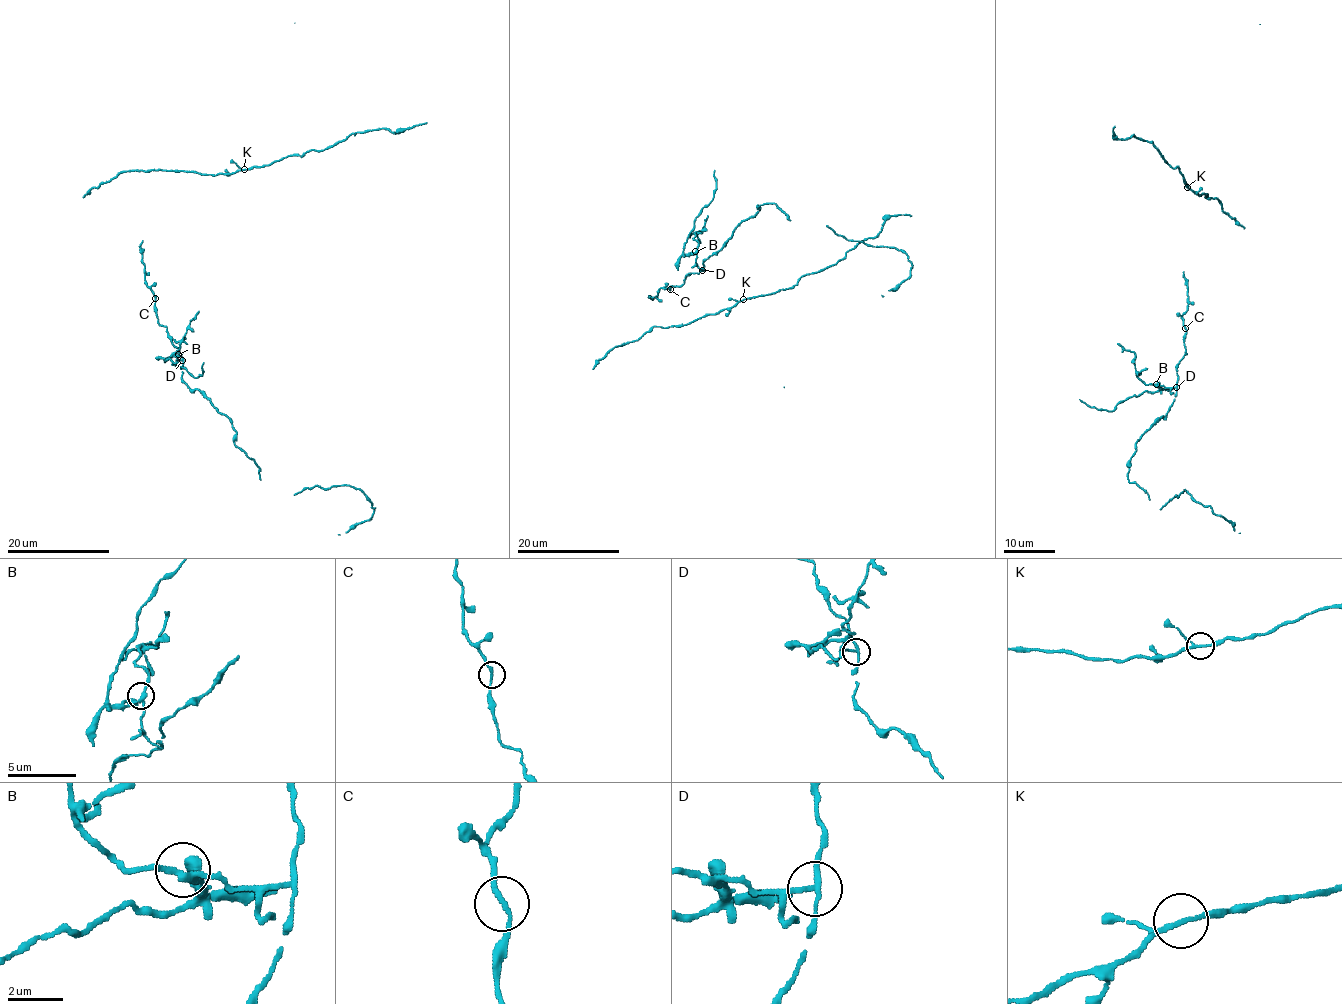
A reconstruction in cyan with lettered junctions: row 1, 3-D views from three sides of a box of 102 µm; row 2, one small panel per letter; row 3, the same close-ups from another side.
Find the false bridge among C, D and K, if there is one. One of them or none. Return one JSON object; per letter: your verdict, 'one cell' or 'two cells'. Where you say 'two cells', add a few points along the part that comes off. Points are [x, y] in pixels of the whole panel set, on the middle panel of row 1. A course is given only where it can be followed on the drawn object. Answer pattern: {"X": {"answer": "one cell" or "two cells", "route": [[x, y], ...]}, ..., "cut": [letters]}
{"C": {"answer": "one cell"}, "D": {"answer": "two cells", "route": [[702, 269], [697, 266], [695, 253], [684, 254], [683, 250], [694, 219], [712, 199], [716, 180], [714, 170]]}, "K": {"answer": "one cell"}, "cut": ["D"]}

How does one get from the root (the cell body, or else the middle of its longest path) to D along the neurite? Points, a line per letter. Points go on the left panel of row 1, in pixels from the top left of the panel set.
D: (154, 297), (158, 322), (167, 329), (182, 360)

